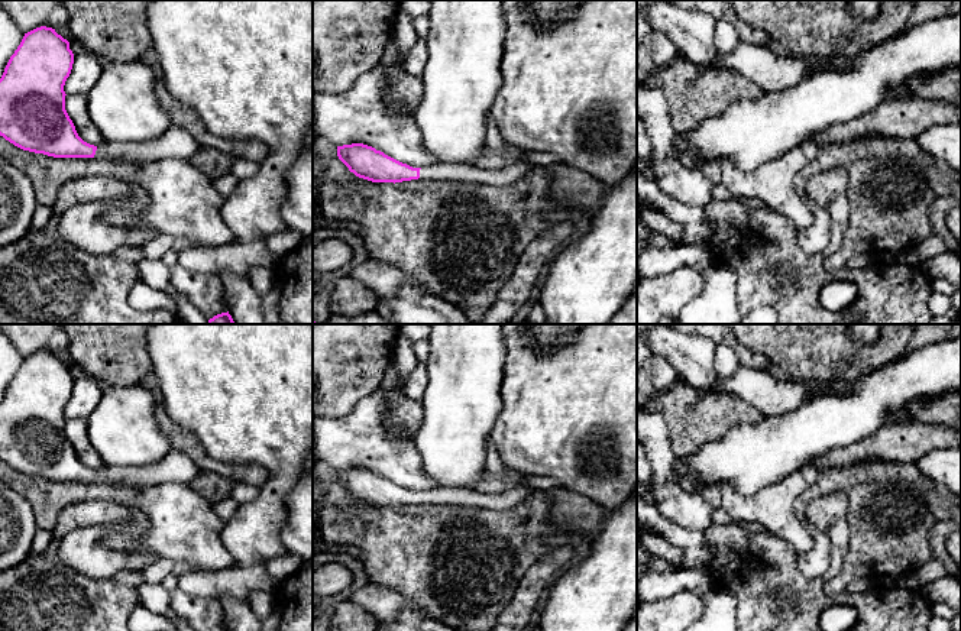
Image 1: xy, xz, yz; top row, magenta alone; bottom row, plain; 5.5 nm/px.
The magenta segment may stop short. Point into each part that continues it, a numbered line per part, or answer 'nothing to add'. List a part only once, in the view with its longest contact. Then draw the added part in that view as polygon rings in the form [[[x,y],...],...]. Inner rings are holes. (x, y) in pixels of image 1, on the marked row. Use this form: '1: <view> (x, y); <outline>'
1: xy (177, 142); [[[172,124],[164,135],[142,143],[101,143],[94,159],[120,162],[148,162],[168,156],[190,159],[201,146],[181,126]]]

